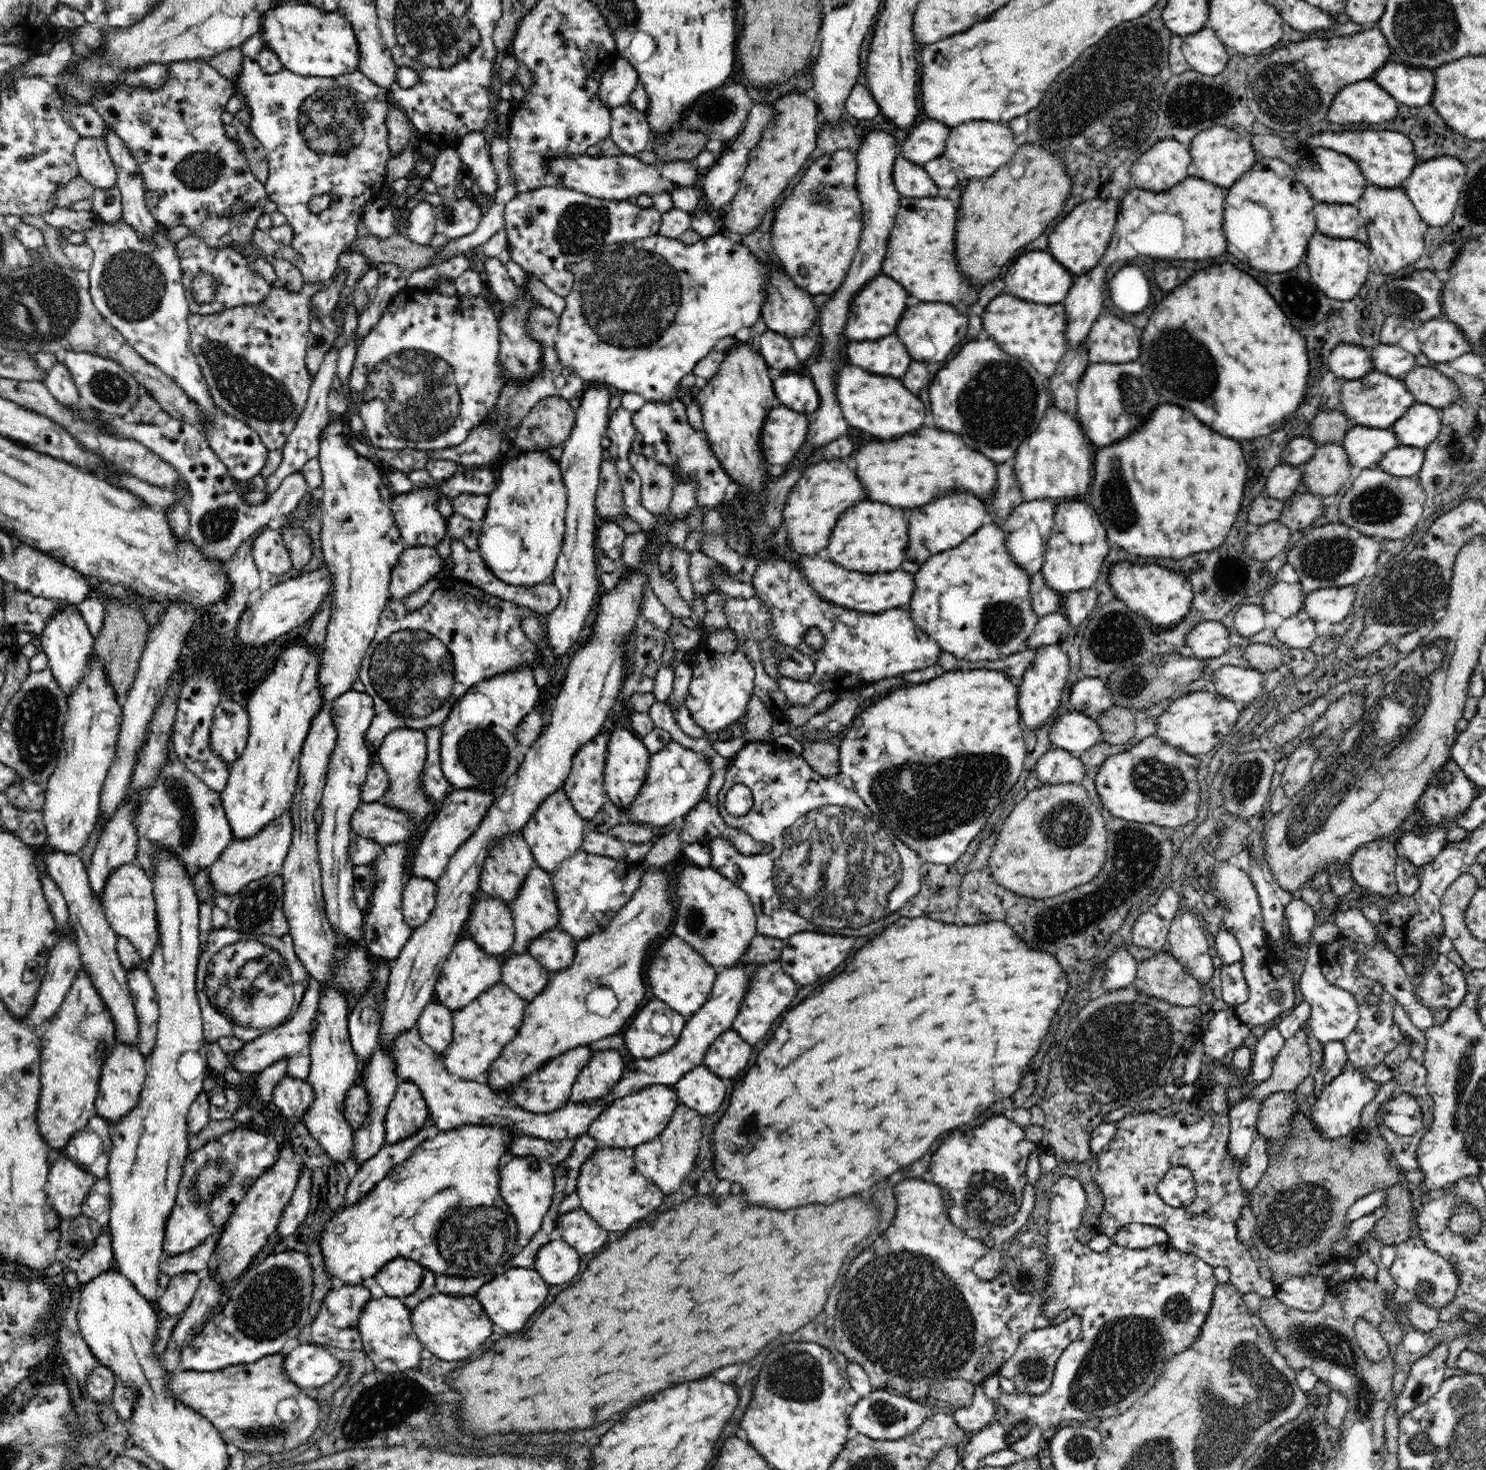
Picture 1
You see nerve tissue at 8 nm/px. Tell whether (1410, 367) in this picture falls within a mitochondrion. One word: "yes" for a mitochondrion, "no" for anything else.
no

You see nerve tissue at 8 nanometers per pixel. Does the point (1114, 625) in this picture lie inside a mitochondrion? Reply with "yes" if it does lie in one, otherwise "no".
yes

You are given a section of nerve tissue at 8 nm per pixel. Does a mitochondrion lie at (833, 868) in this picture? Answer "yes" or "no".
yes

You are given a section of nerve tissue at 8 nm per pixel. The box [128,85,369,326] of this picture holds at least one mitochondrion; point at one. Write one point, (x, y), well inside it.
(199, 171)

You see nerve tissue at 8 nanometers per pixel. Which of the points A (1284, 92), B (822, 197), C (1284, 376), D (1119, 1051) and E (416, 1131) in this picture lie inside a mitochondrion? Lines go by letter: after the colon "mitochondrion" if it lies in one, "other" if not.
A: mitochondrion
B: mitochondrion
C: other
D: mitochondrion
E: other

